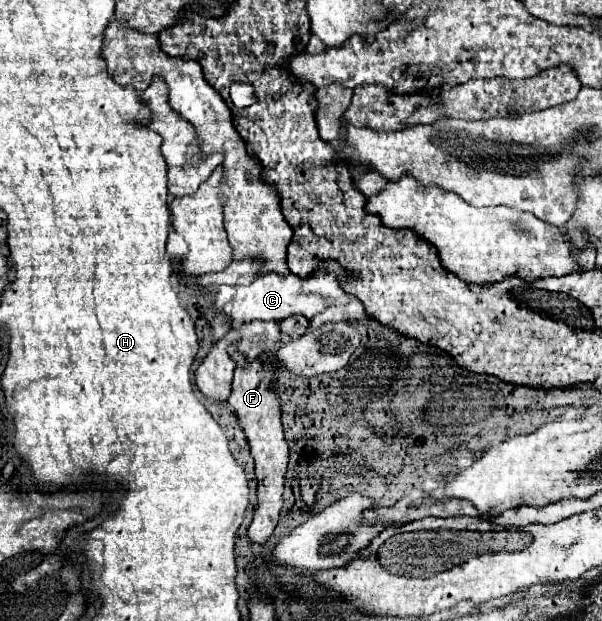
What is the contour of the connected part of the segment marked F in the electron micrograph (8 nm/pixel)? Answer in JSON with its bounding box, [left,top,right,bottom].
[228,349,290,545]

